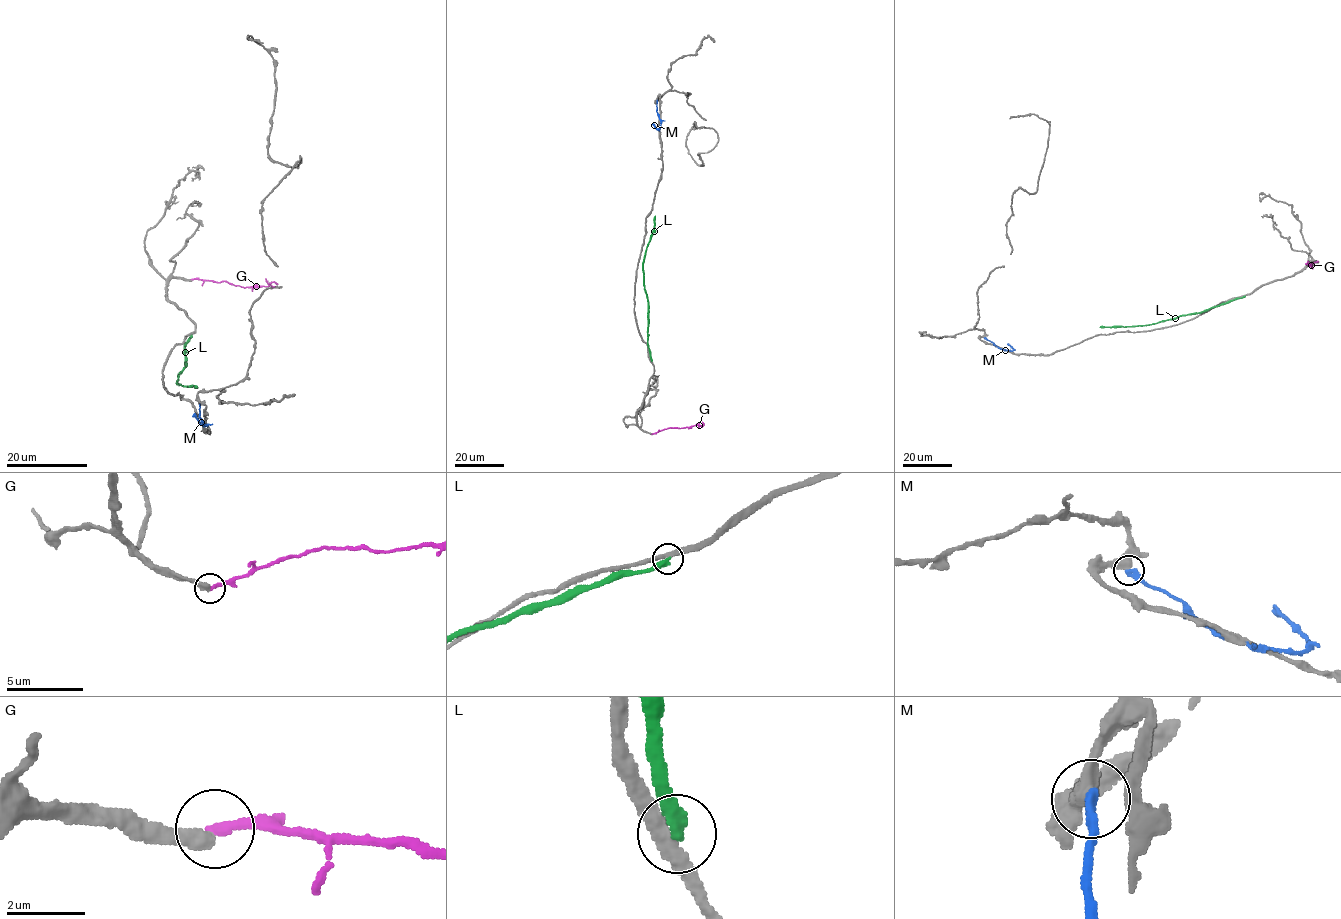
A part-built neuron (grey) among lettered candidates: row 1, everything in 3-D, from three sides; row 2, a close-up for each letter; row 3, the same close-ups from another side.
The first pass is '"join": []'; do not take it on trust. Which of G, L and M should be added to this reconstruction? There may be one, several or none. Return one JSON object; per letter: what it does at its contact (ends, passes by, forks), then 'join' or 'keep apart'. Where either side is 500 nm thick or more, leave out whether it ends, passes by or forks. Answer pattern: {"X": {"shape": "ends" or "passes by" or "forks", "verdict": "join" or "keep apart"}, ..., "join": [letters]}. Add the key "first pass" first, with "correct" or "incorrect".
{"first pass": "correct", "G": {"shape": "ends", "verdict": "keep apart"}, "L": {"shape": "ends", "verdict": "keep apart"}, "M": {"shape": "ends", "verdict": "keep apart"}, "join": []}

